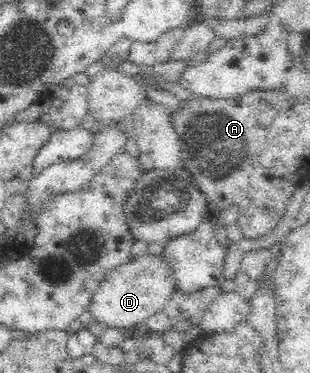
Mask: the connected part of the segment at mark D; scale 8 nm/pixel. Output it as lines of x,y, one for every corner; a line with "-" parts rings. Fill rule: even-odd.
145,253
112,270
99,286
88,312
92,312
96,321
105,328
120,328
131,332
139,328
144,320
162,312
168,306
177,288
177,275
175,266
164,254
156,256

